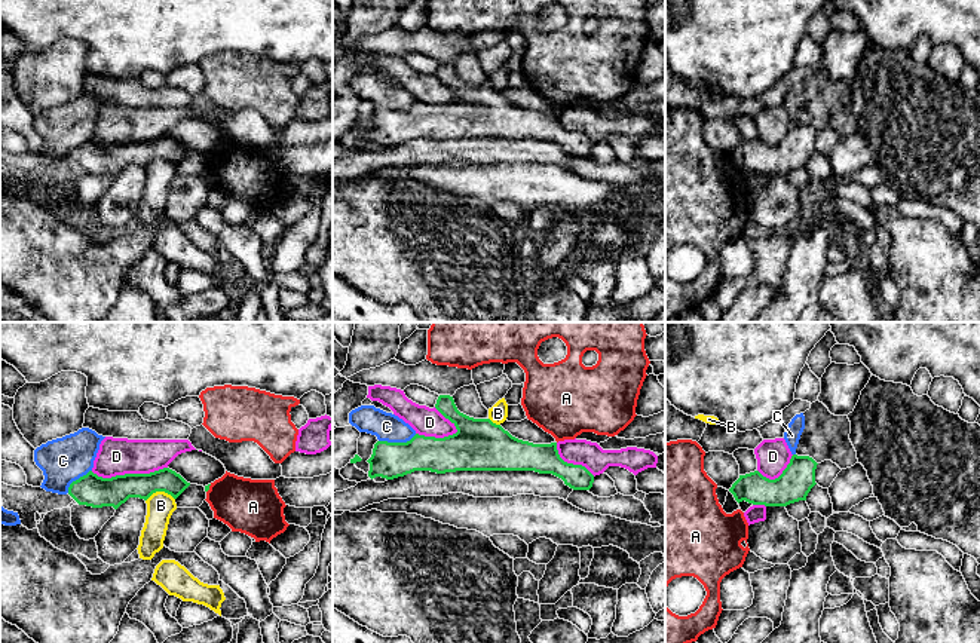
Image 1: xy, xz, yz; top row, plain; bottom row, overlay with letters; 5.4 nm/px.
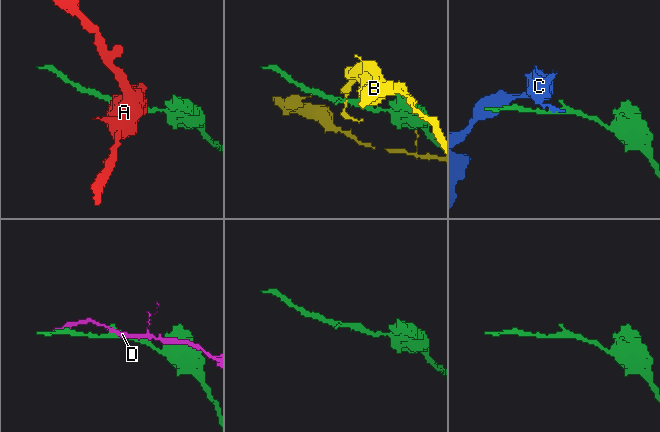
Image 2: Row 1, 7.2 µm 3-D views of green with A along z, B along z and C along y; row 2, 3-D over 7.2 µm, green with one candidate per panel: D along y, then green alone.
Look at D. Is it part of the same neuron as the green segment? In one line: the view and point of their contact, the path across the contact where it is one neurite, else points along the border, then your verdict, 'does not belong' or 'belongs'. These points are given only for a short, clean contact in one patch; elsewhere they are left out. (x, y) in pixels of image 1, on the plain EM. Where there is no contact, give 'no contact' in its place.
meets green in xy at (128, 141); does not belong

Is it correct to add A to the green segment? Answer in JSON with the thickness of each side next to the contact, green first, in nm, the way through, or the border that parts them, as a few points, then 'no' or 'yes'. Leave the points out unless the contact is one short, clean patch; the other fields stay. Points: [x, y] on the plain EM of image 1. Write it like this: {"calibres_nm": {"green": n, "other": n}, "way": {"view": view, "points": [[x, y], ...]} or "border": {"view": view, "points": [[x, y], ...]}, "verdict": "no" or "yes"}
{"calibres_nm": {"green": 30, "other": 300}, "border": {"view": "xy", "points": [[211, 152], [207, 159]]}, "verdict": "no"}

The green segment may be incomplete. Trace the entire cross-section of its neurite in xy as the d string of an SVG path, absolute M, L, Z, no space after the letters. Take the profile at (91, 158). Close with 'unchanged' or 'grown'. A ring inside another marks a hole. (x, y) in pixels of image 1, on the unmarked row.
M169 135L150 141L125 141L102 146L89 138L73 148L68 162L79 171L92 175L113 174L117 177L129 165L147 168L156 159L165 159L177 166L190 150Z; unchanged

